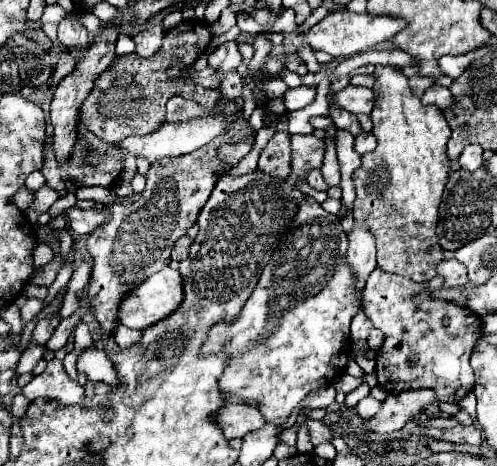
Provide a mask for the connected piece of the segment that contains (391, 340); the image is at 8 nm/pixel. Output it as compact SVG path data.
M375 268L363 288L363 312L385 334L385 342L375 358L375 374L381 388L393 394L433 388L441 402L459 402L473 390L475 374L469 366L469 356L481 336L481 318L469 308L429 300L423 284Z

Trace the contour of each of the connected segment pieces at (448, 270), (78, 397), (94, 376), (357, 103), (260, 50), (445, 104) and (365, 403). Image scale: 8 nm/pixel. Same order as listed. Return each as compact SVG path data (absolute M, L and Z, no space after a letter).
M443 260L437 264L437 274L443 278L445 288L463 286L467 282L467 268L457 260Z
M59 358L49 360L47 368L37 374L21 392L31 402L37 398L51 398L63 406L77 406L85 400L85 388L65 372Z
M99 348L85 350L77 360L77 370L87 374L89 380L101 380L101 382L109 382L109 384L113 384L117 380L113 364L109 362L107 354Z
M347 86L339 92L329 92L327 100L335 106L351 112L351 114L371 114L373 110L373 90L359 88L359 86Z
M259 34L259 36L253 40L253 48L255 48L255 56L253 56L253 60L249 62L249 70L251 70L251 72L261 70L261 66L263 66L263 62L265 62L267 54L269 54L269 50L271 50L271 42L269 42L263 34Z
M433 84L425 90L423 98L421 98L425 104L435 104L439 106L441 110L447 110L449 106L453 106L453 96L449 92L449 88L441 86L441 84Z
M373 396L363 398L363 400L355 406L355 410L359 412L359 416L361 416L361 418L365 418L365 420L373 418L373 416L379 412L379 408L381 408L381 402L379 402L379 400L375 400Z

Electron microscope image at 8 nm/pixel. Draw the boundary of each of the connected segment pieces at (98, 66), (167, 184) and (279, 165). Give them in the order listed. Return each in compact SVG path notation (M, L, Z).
M103 26L101 34L95 38L95 42L89 46L89 50L77 60L75 70L61 80L61 84L55 88L53 102L51 102L51 124L53 124L53 148L55 148L55 158L59 164L65 164L71 148L77 140L77 122L79 122L79 108L89 96L93 82L97 76L109 68L109 64L115 60L115 40L119 36L119 26Z
M237 119L228 131L216 137L193 154L157 162L145 174L147 186L139 194L117 196L109 206L109 222L95 230L87 240L87 250L93 258L93 272L89 280L91 308L105 332L117 326L117 306L121 296L135 288L141 280L165 268L171 260L173 244L195 224L199 210L205 206L211 190L219 180L219 170L230 167L219 160L217 149L223 144L240 142L251 132L249 121Z
M275 132L259 156L259 170L285 180L291 174L291 134Z

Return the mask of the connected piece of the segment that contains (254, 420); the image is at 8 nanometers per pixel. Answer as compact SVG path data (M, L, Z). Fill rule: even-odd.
M227 404L217 412L217 422L223 428L223 434L227 440L231 438L243 438L247 432L259 430L265 426L265 418L259 412L259 408L249 404Z

